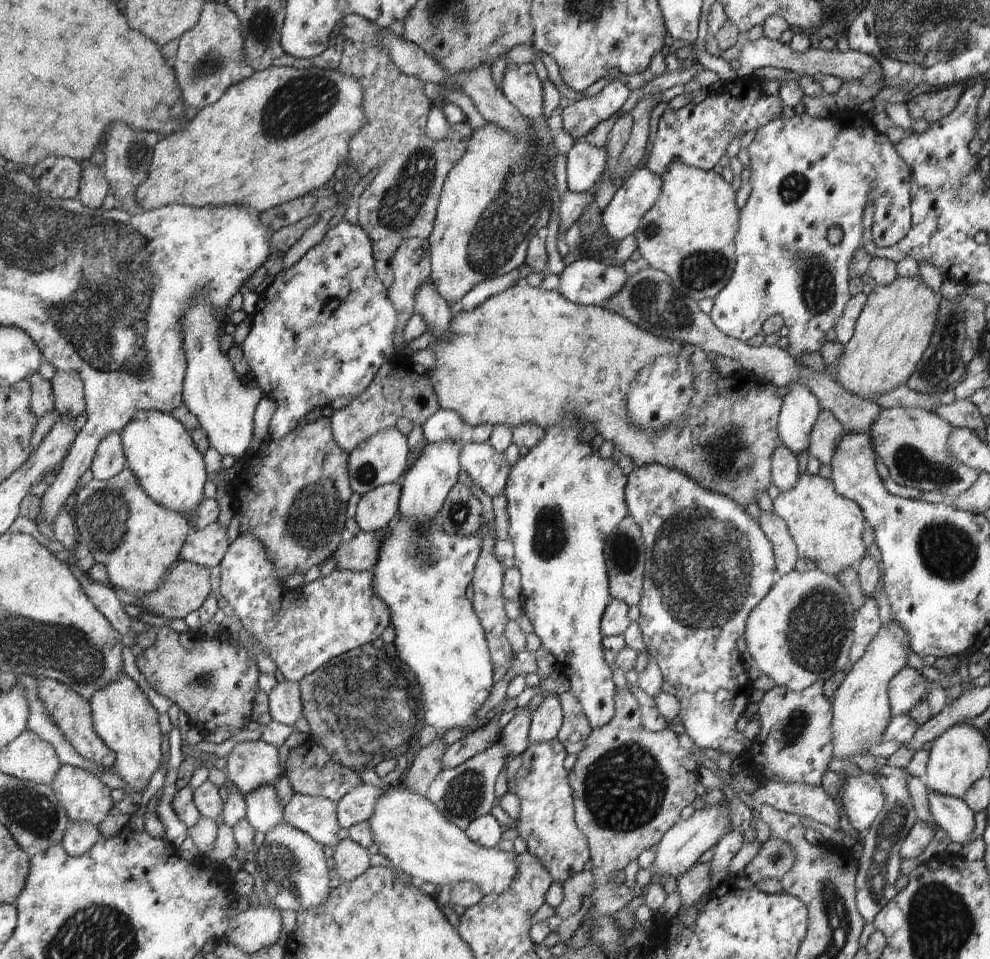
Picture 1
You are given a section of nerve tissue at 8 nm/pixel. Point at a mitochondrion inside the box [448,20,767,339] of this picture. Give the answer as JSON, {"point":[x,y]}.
{"point":[513,208]}

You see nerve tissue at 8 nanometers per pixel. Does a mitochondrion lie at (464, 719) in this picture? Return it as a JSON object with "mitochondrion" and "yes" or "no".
{"mitochondrion":"no"}

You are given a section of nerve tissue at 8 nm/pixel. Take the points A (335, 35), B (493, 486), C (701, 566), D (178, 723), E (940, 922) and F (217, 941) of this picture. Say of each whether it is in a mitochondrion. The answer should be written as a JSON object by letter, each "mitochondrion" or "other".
{"A":"other","B":"other","C":"mitochondrion","D":"other","E":"mitochondrion","F":"other"}

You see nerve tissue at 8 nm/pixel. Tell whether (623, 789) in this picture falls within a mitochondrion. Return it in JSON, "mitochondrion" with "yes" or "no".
{"mitochondrion":"yes"}

